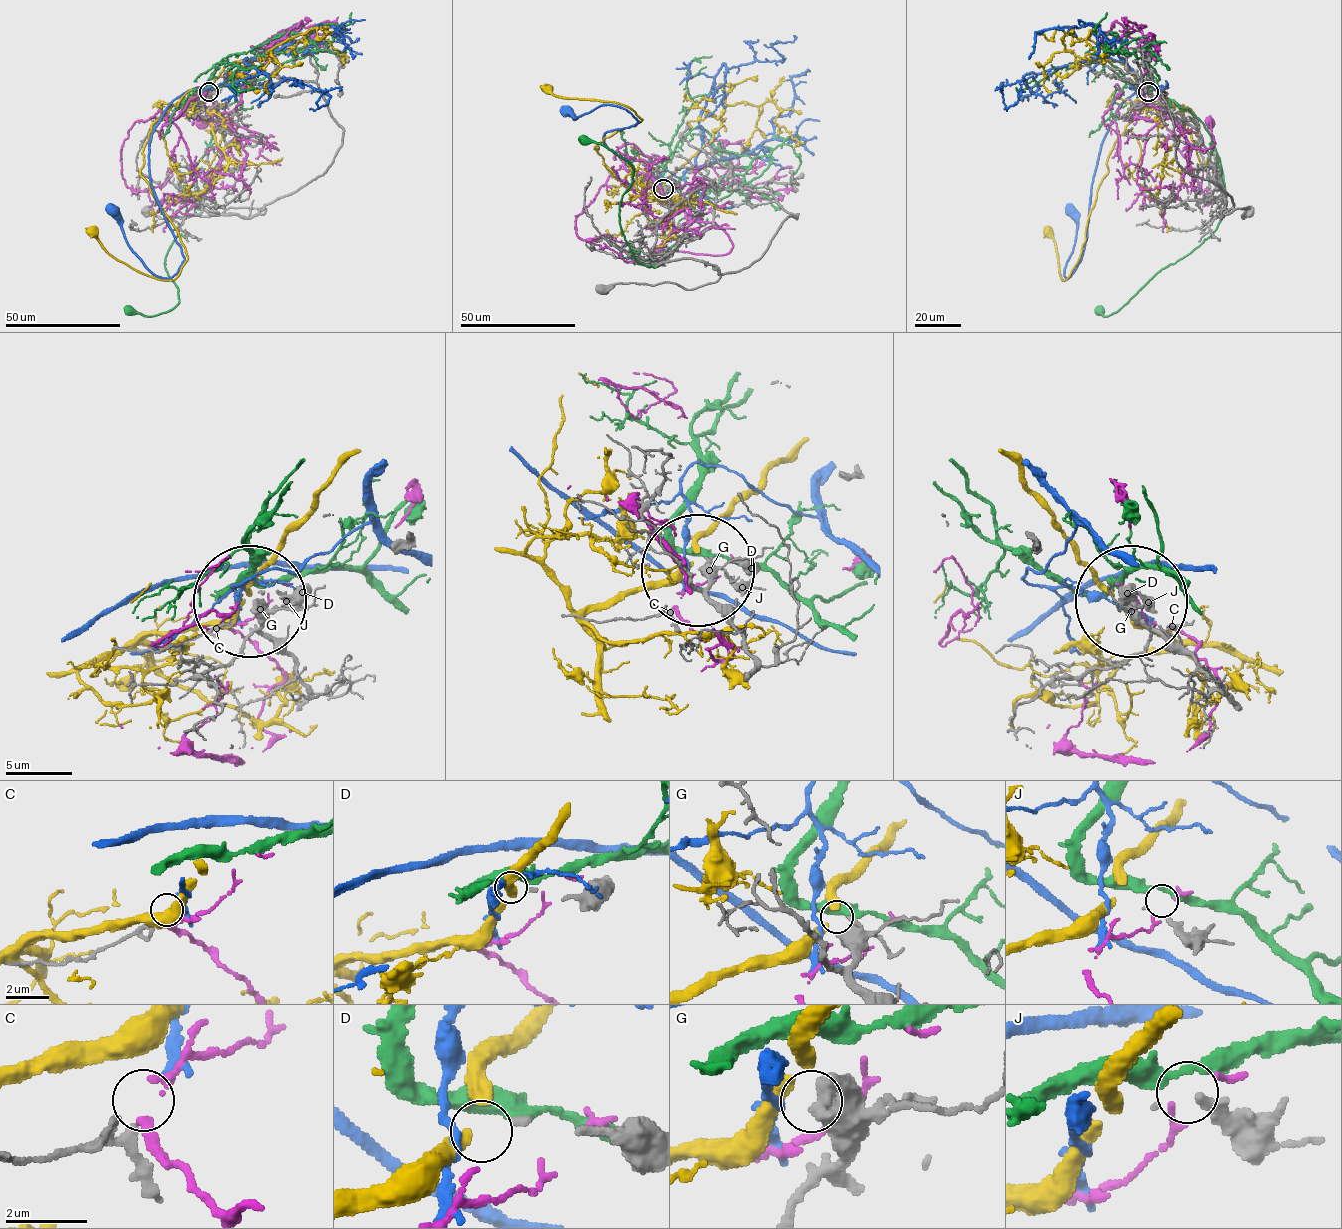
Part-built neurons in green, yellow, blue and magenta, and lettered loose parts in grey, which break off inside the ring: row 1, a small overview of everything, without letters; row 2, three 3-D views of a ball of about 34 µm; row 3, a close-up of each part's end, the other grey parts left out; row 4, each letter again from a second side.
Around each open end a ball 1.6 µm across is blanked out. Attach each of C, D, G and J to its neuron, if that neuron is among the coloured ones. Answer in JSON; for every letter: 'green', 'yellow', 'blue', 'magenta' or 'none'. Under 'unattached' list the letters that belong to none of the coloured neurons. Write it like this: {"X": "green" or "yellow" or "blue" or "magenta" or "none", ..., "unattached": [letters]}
{"C": "blue", "D": "none", "G": "none", "J": "green", "unattached": ["D", "G"]}

